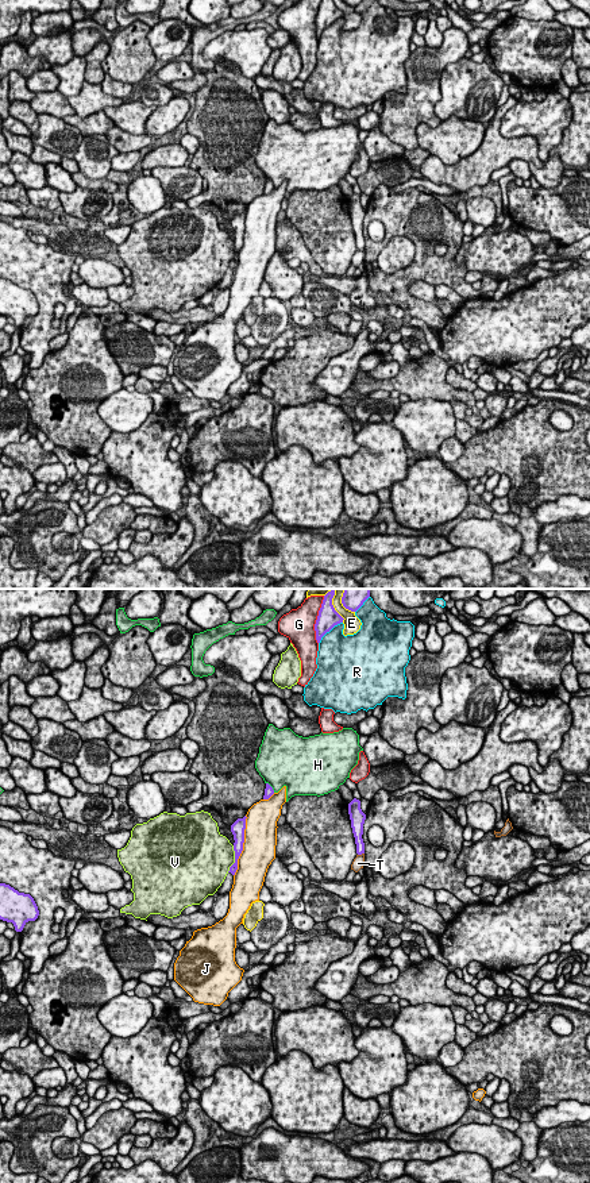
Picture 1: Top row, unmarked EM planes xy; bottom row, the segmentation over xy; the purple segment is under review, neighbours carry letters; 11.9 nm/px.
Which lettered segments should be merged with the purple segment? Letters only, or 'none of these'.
none of these

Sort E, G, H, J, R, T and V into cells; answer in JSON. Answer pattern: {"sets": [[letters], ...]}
{"sets": [["E"], ["G"], ["H"], ["J"], ["R"], ["T"], ["V"]]}

